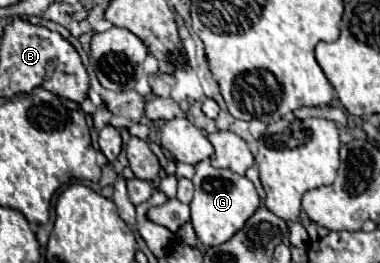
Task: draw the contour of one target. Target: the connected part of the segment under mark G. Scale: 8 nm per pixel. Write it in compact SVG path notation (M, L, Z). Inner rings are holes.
M199 161L199 165L195 165L193 185L195 197L189 203L191 223L199 241L207 247L221 245L231 239L259 207L259 195L255 191L255 185L245 175L231 173L229 169L215 169L209 161Z

